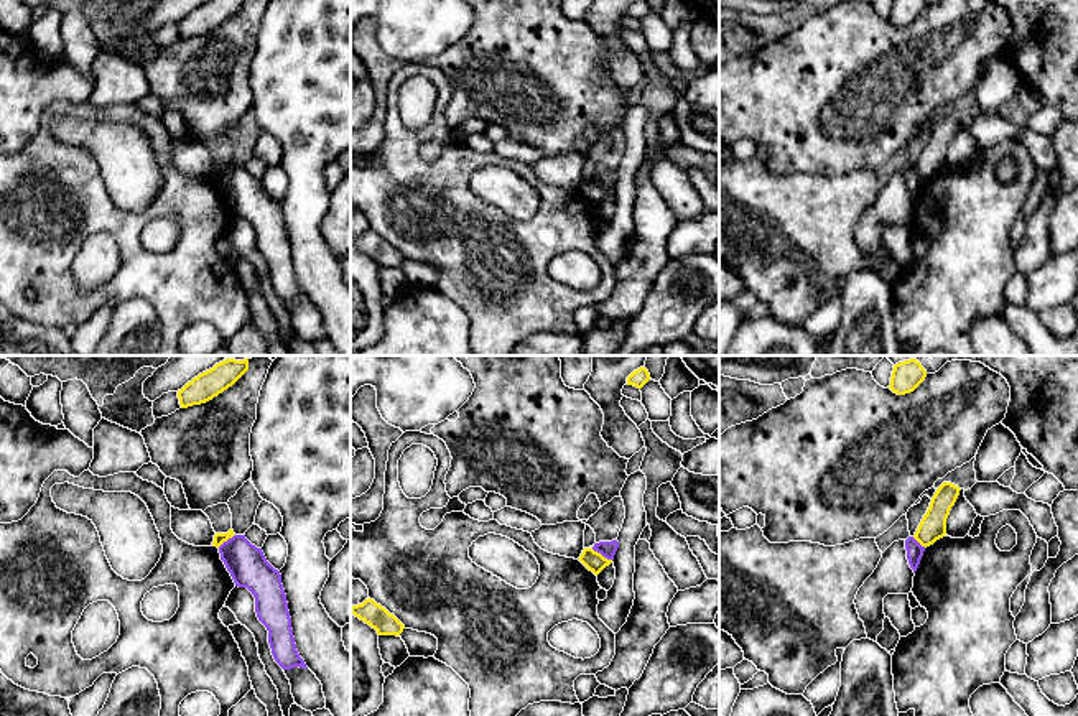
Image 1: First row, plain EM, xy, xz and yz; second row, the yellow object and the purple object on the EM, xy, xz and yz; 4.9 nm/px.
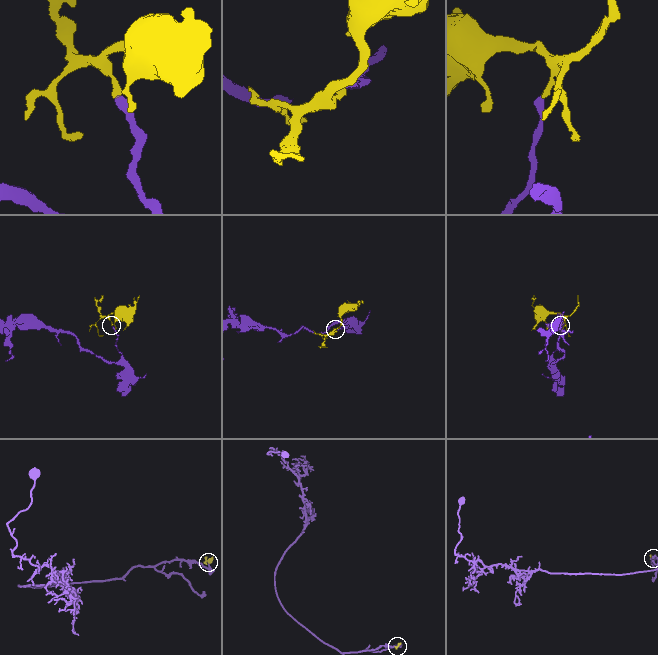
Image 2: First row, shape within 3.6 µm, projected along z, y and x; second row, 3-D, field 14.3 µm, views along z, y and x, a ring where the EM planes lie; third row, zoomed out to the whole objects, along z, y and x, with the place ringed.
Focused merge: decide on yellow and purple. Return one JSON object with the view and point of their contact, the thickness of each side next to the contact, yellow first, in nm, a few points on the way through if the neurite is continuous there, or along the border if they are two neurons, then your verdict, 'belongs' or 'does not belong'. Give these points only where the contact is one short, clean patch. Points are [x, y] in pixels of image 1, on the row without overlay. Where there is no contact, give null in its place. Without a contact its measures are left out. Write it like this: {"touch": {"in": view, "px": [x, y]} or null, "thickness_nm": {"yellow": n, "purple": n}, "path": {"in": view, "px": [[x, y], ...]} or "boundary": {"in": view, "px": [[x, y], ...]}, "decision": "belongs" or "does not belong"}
{"touch": {"in": "xz", "px": [599, 185]}, "thickness_nm": {"yellow": 100, "purple": 80}, "boundary": {"in": "xz", "px": [[591, 180], [611, 191]]}, "decision": "does not belong"}

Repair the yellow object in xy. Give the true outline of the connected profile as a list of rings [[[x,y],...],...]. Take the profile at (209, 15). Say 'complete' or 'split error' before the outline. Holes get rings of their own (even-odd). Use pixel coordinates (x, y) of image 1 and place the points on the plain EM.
complete; [[[209,0],[191,13],[188,13],[181,21],[178,21],[178,30],[181,40],[193,36],[201,36],[229,18],[232,18],[249,0]]]

